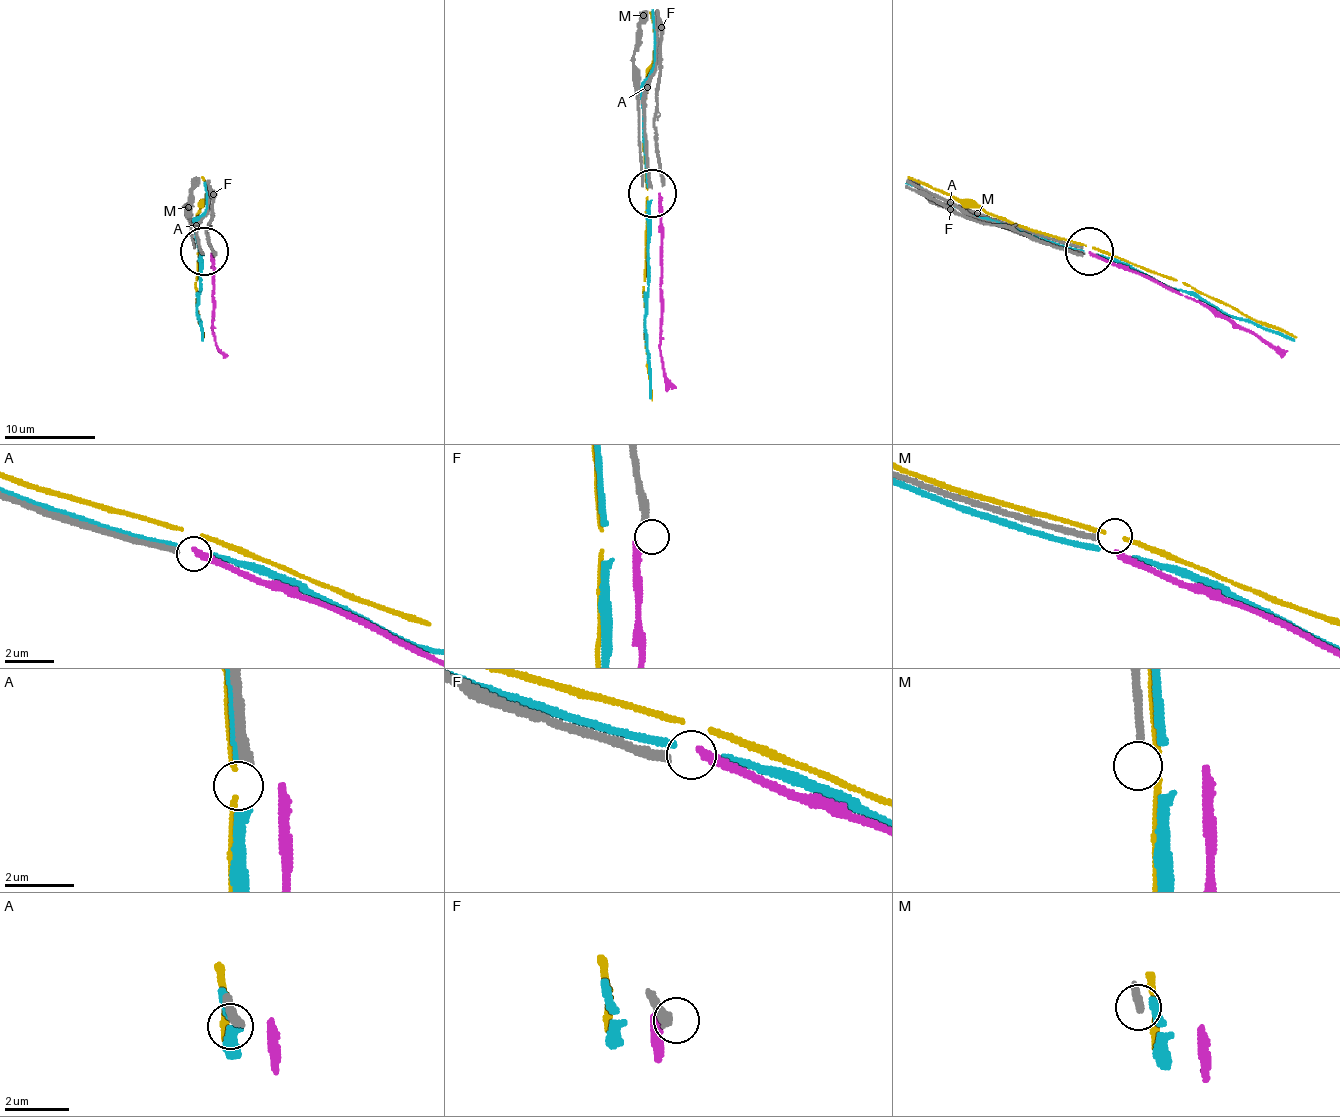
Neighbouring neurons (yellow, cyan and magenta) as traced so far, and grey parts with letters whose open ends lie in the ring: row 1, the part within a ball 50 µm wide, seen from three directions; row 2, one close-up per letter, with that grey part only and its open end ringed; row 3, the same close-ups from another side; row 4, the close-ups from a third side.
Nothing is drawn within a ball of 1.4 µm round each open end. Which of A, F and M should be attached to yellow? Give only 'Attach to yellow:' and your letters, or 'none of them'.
Attach to yellow: none of them

